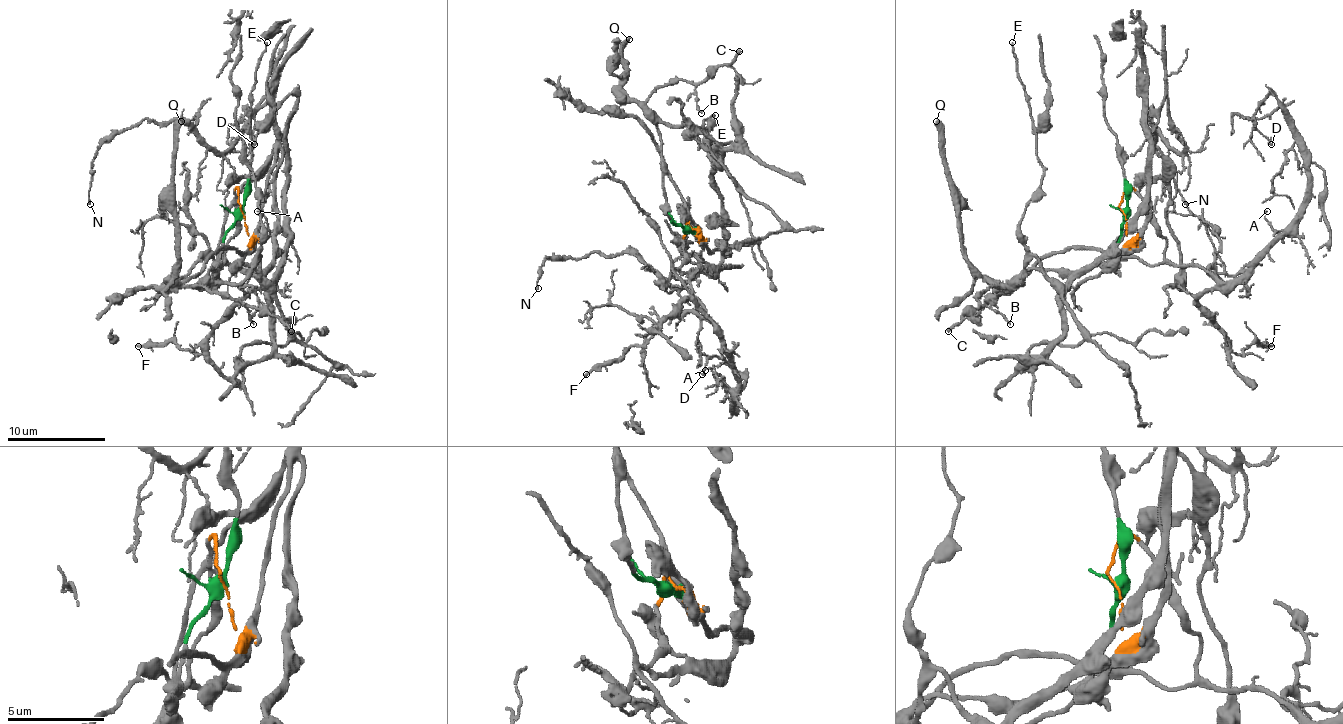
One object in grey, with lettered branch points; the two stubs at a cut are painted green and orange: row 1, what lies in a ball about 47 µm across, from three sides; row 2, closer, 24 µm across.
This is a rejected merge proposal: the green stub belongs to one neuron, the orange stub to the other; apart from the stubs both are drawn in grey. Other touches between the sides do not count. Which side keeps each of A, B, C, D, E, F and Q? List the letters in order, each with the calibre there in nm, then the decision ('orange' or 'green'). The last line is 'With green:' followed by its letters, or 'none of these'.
A: calibre 60 nm; orange
B: calibre 150 nm; green
C: calibre 240 nm; green
D: calibre 180 nm; orange
E: calibre 140 nm; green
F: calibre 200 nm; orange
Q: calibre 440 nm; green
With green: B, C, E, Q

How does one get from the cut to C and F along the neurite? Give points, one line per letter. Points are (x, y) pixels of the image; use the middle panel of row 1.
C: (691, 228), (671, 220), (661, 181), (659, 129), (646, 100), (659, 87), (681, 80), (703, 83), (740, 51)
F: (691, 228), (688, 223), (683, 262), (674, 269), (708, 319), (691, 301), (683, 301), (644, 343), (585, 375)

